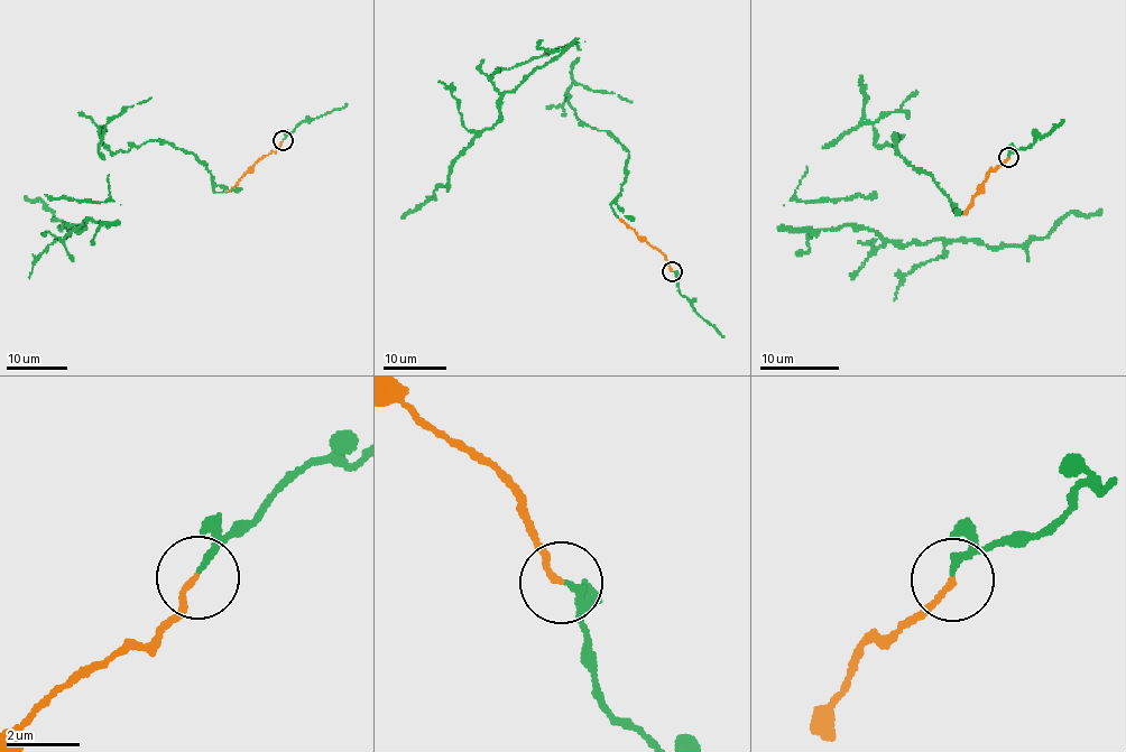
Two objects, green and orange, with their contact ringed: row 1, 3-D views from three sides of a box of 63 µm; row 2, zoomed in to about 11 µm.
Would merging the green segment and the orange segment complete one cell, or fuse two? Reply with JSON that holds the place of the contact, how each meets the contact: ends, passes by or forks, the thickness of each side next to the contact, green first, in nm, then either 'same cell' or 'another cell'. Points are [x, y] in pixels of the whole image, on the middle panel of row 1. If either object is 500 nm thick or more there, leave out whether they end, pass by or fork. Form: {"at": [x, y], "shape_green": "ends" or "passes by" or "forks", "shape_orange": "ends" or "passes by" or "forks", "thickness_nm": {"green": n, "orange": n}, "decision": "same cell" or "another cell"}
{"at": [672, 271], "shape_green": "ends", "shape_orange": "ends", "thickness_nm": {"green": 180, "orange": 140}, "decision": "same cell"}

